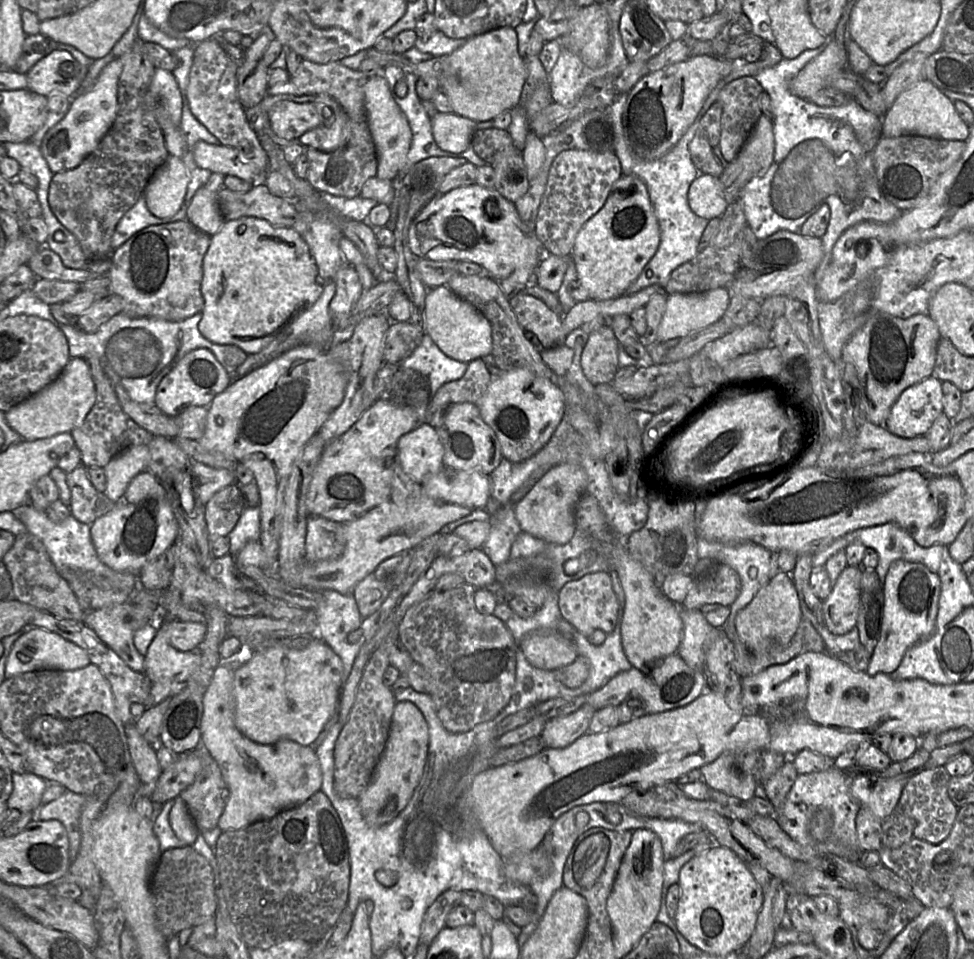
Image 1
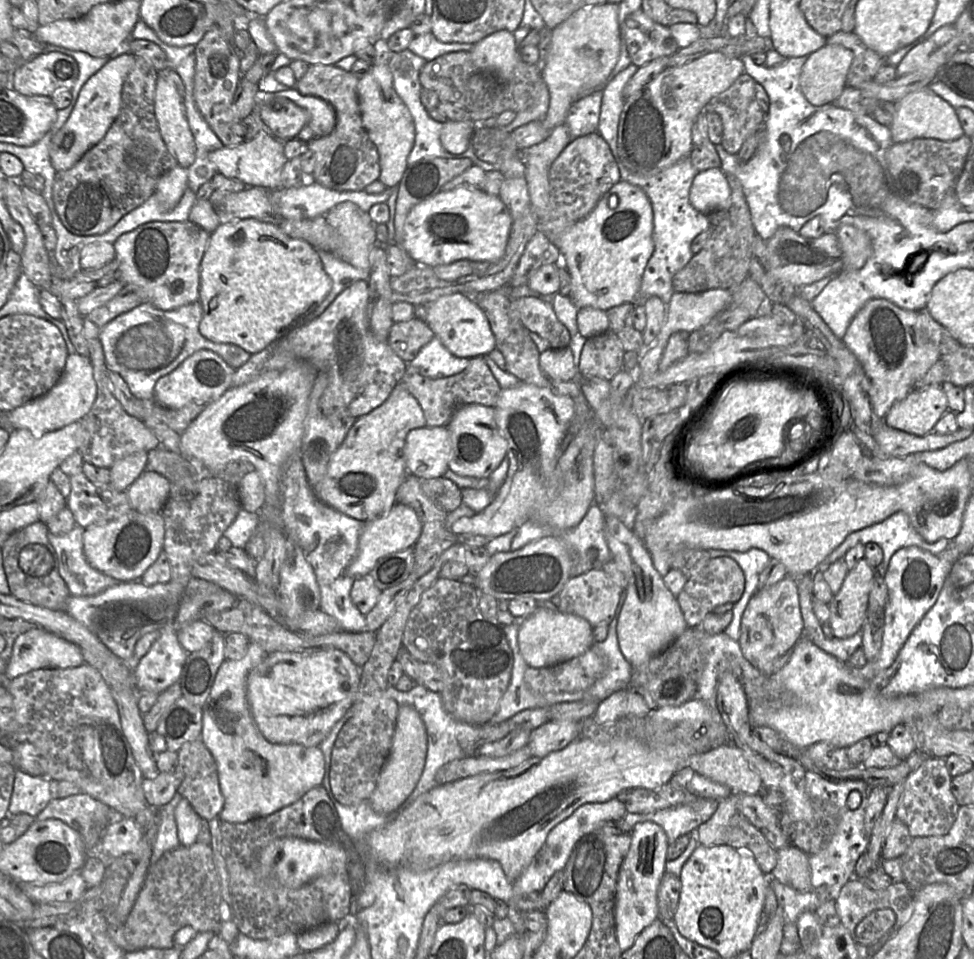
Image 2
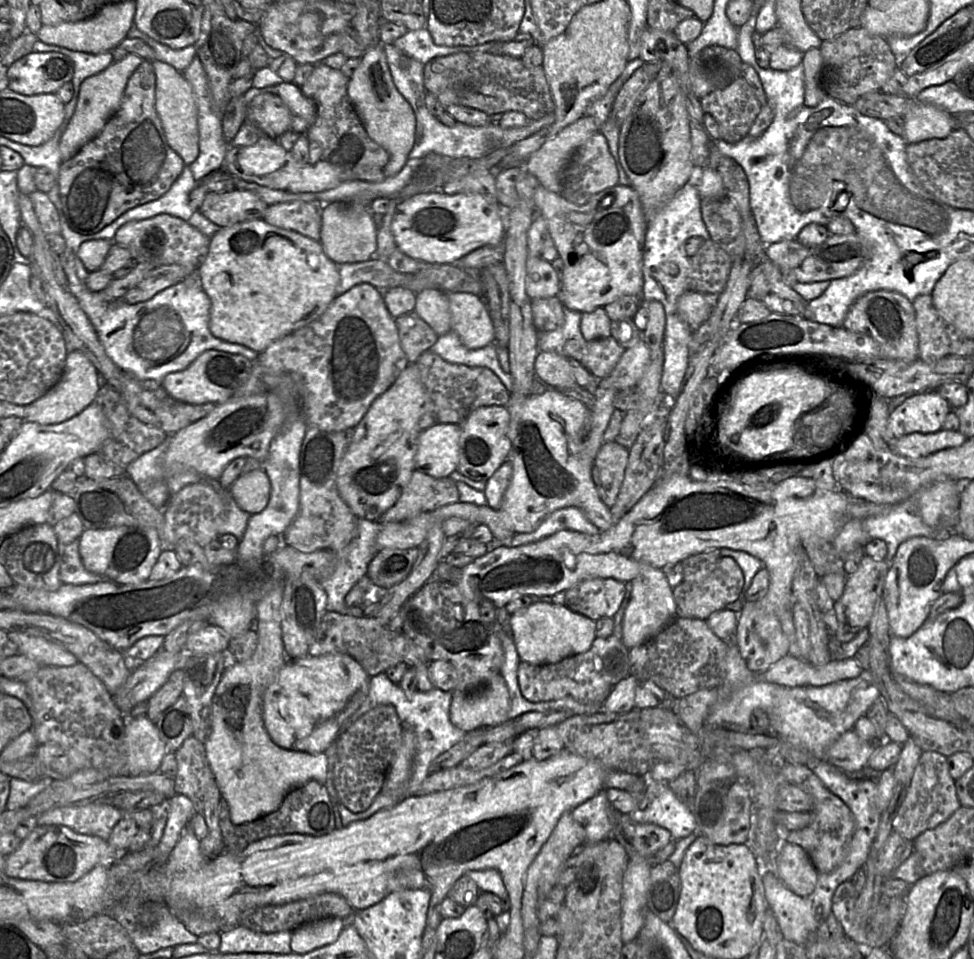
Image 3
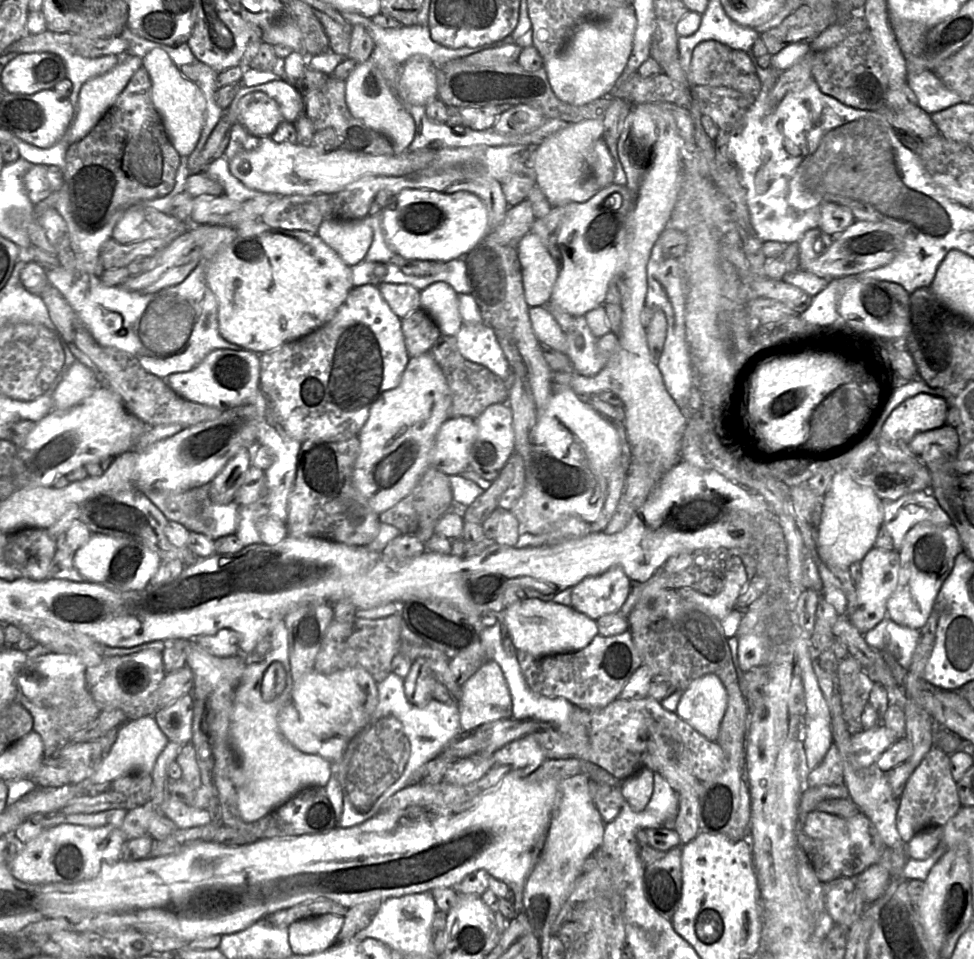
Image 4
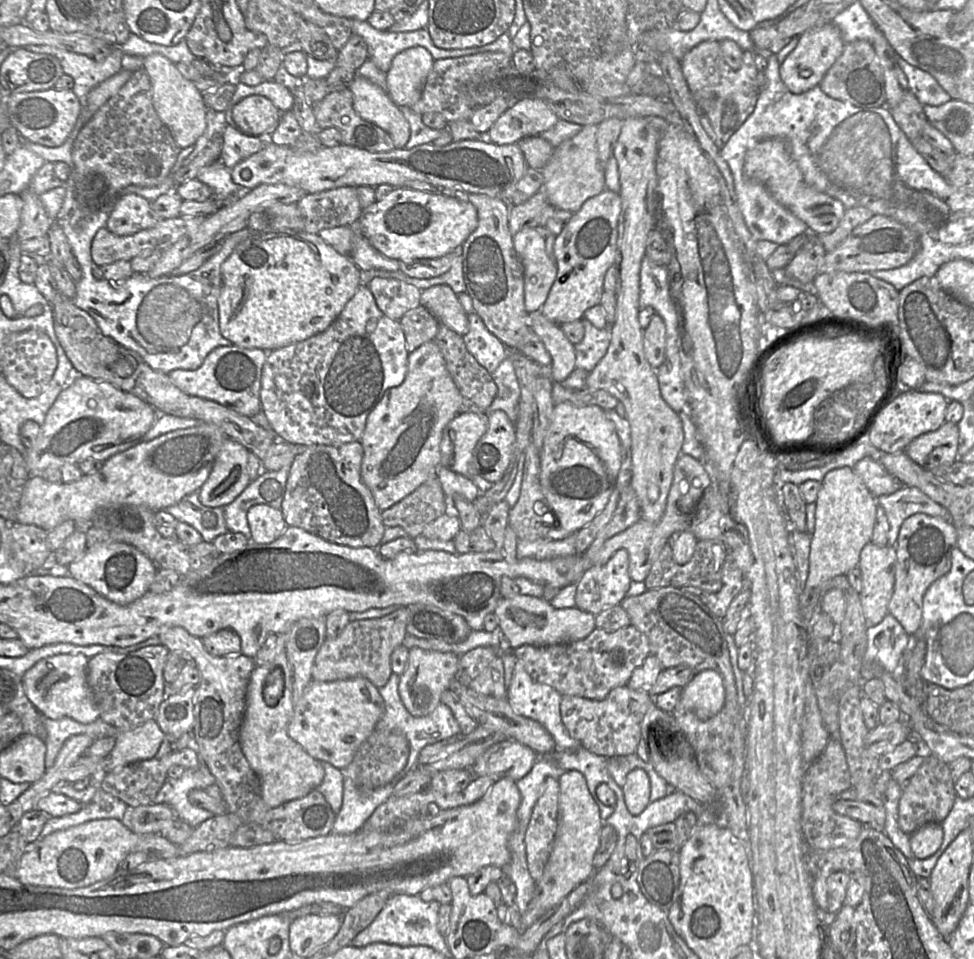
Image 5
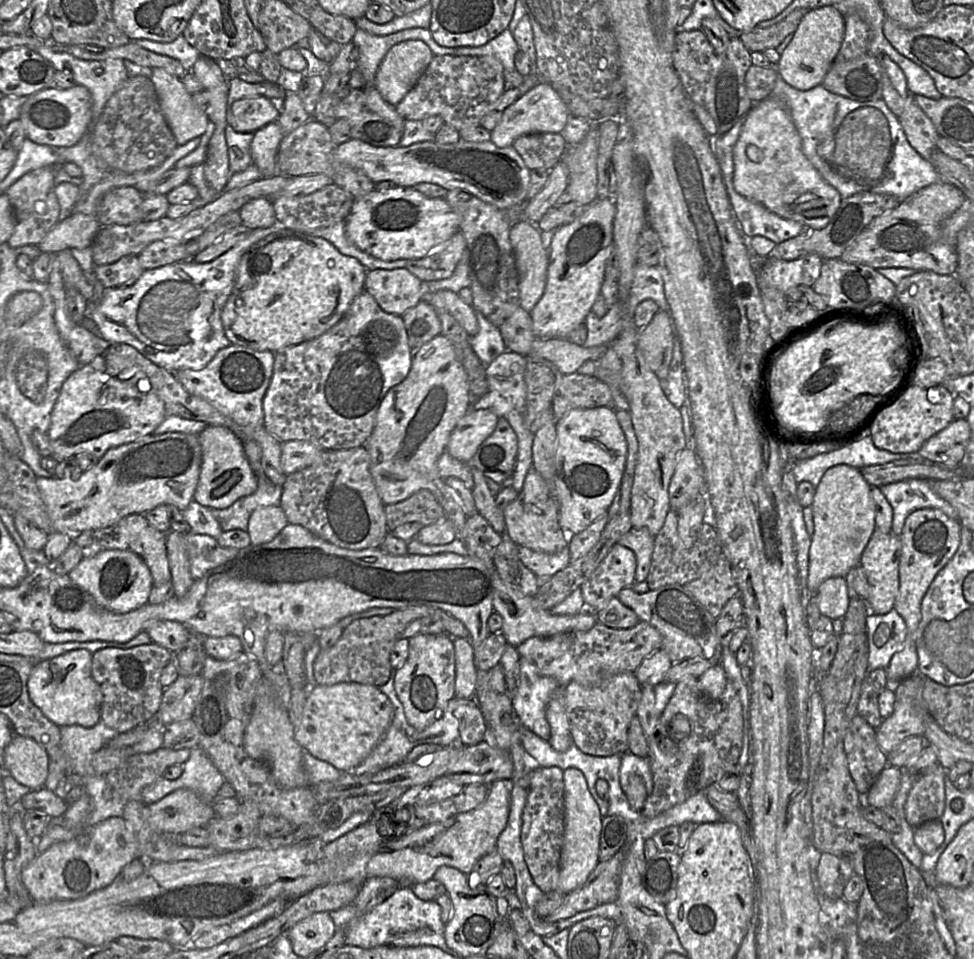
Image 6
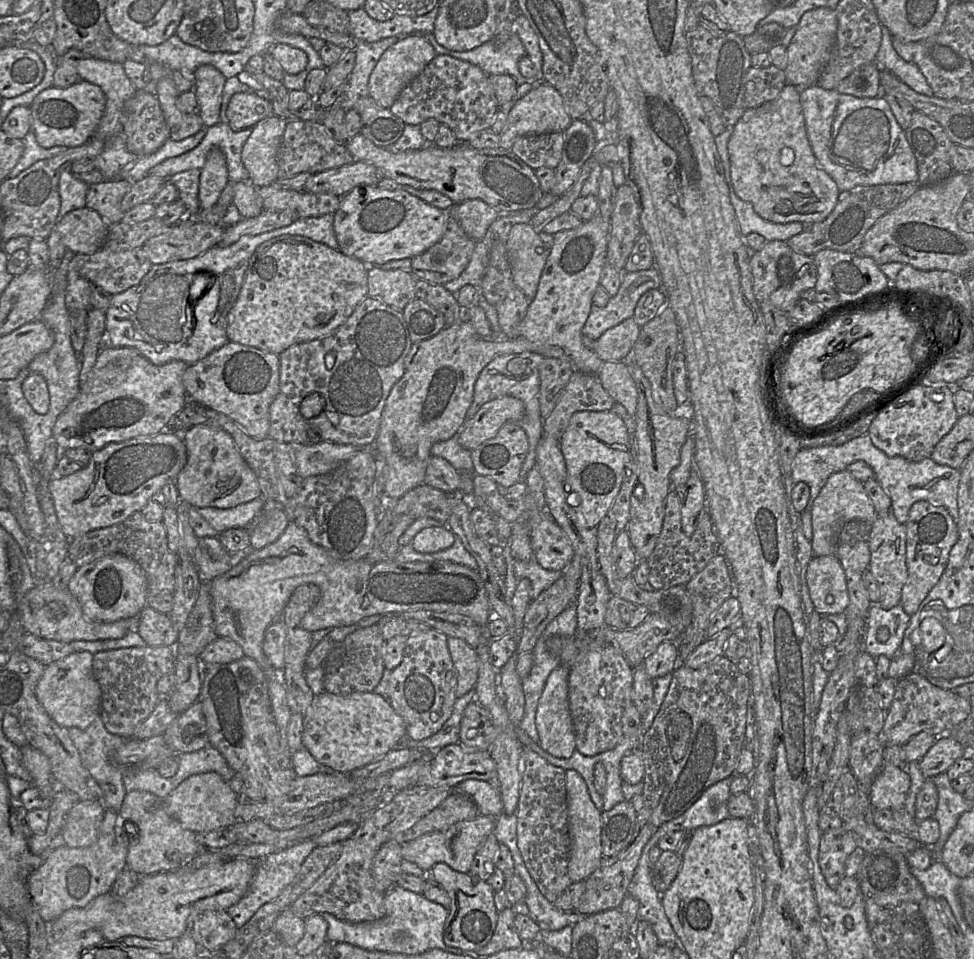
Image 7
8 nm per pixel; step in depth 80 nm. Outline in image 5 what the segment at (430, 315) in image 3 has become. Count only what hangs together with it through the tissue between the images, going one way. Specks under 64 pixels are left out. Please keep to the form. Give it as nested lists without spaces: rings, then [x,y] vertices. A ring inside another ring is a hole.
[[[445,284],[435,285],[421,291],[420,304],[439,321],[463,336],[469,331],[468,314],[464,311],[458,295]]]

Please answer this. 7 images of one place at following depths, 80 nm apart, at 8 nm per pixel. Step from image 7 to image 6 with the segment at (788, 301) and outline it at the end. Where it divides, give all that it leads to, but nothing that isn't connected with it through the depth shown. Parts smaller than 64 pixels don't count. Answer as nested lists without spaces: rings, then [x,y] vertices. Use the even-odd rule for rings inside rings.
[[[808,254],[791,261],[767,257],[760,276],[785,294],[797,286],[812,287],[819,278],[822,262],[823,259],[816,254]]]

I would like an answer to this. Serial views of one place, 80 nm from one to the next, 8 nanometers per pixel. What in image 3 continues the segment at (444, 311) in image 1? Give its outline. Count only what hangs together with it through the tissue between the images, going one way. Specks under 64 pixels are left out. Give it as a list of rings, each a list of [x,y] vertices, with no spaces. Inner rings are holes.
[[[463,292],[448,293],[451,327],[463,345],[479,349],[495,342],[494,329],[482,299]]]

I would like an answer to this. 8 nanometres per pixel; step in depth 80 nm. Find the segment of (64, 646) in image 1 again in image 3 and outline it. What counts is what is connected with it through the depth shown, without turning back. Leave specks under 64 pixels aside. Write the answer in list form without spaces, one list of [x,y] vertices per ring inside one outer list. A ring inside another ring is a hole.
[[[9,632],[8,639],[16,647],[18,654],[28,657],[42,667],[71,667],[78,663],[72,653],[43,637]]]

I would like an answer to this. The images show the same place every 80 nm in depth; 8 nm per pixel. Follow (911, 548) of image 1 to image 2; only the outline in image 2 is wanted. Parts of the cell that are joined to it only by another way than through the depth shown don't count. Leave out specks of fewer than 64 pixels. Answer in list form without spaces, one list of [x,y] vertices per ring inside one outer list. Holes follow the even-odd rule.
[[[898,511],[882,522],[873,524],[849,534],[845,540],[818,565],[817,569],[823,572],[825,568],[827,568],[831,563],[838,559],[842,559],[849,549],[853,548],[857,544],[866,545],[868,543],[876,543],[882,549],[883,560],[881,564],[875,569],[876,572],[884,578],[892,556],[899,549],[909,546],[917,546],[930,552],[933,555],[939,555],[948,547],[950,541],[945,538],[941,538],[933,543],[926,542],[911,526],[907,514],[902,511]]]

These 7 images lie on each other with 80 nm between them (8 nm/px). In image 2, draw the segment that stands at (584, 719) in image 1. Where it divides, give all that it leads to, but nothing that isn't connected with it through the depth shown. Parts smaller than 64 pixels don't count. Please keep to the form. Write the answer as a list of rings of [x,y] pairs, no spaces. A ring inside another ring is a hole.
[[[548,721],[531,730],[528,747],[532,757],[544,757],[579,738],[579,721]]]

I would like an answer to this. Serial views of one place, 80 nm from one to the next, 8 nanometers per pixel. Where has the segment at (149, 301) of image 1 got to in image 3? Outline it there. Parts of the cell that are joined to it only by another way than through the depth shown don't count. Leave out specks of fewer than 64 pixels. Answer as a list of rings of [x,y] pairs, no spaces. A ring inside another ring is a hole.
[[[168,214],[129,221],[117,230],[113,239],[116,244],[130,251],[135,262],[144,262],[154,267],[175,264],[183,269],[185,277],[197,272],[208,253],[210,240],[210,237],[187,221]]]

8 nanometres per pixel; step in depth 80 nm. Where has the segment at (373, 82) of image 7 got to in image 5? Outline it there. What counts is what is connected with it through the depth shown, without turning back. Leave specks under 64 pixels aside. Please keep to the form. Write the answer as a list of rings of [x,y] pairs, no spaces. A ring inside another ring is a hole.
[[[421,46],[411,47],[398,53],[386,72],[387,93],[401,107],[411,107],[422,95],[434,59]]]

